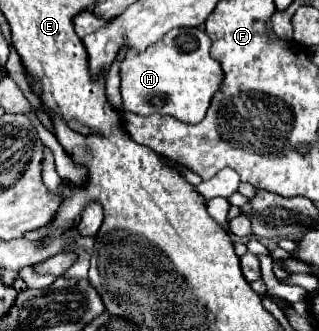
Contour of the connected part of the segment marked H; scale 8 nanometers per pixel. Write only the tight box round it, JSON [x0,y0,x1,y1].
[122,27,222,123]

